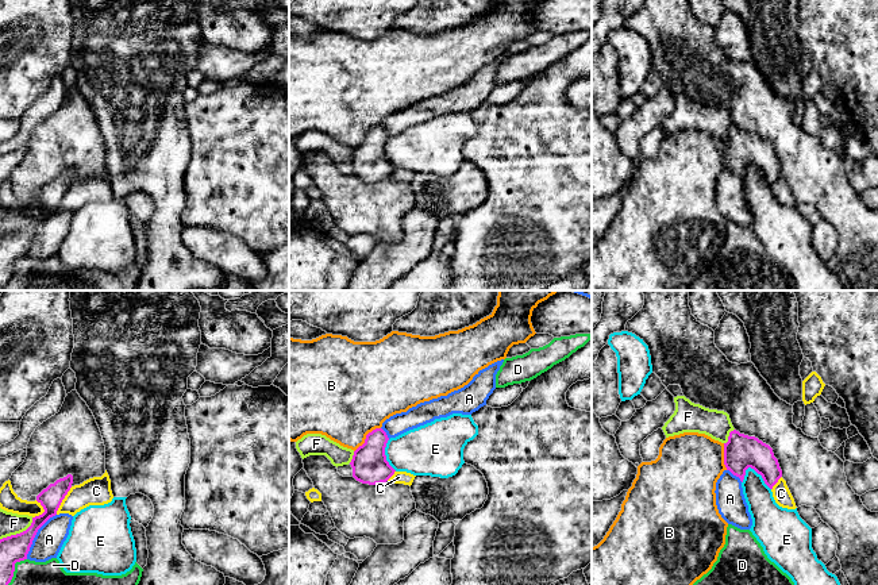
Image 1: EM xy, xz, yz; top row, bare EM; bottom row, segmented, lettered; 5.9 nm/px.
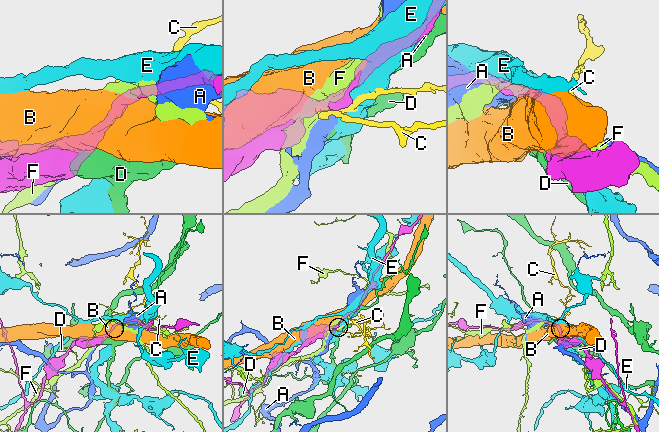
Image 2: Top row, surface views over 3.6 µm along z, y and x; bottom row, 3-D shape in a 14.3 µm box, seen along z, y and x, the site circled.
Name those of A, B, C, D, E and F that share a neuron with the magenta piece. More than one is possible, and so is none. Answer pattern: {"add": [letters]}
{"add": []}

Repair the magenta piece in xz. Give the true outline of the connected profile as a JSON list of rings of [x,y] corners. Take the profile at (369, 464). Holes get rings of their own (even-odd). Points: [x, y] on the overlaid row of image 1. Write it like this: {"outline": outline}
{"outline": [[[376,428],[366,435],[365,443],[359,446],[350,462],[353,477],[369,485],[386,482],[394,469],[389,465],[385,455],[385,447],[389,438],[382,428]]]}

